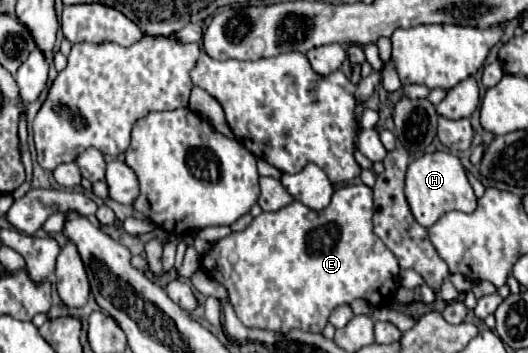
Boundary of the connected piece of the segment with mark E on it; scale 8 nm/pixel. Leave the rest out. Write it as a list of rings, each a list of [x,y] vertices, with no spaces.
[[[352,184],[336,190],[332,202],[322,212],[314,212],[296,200],[278,212],[262,212],[246,230],[234,232],[212,244],[202,256],[202,266],[228,290],[234,312],[246,328],[262,328],[278,334],[290,330],[322,332],[332,310],[348,306],[358,298],[374,308],[386,306],[386,298],[398,288],[400,272],[396,256],[372,230],[372,190],[366,184]]]

